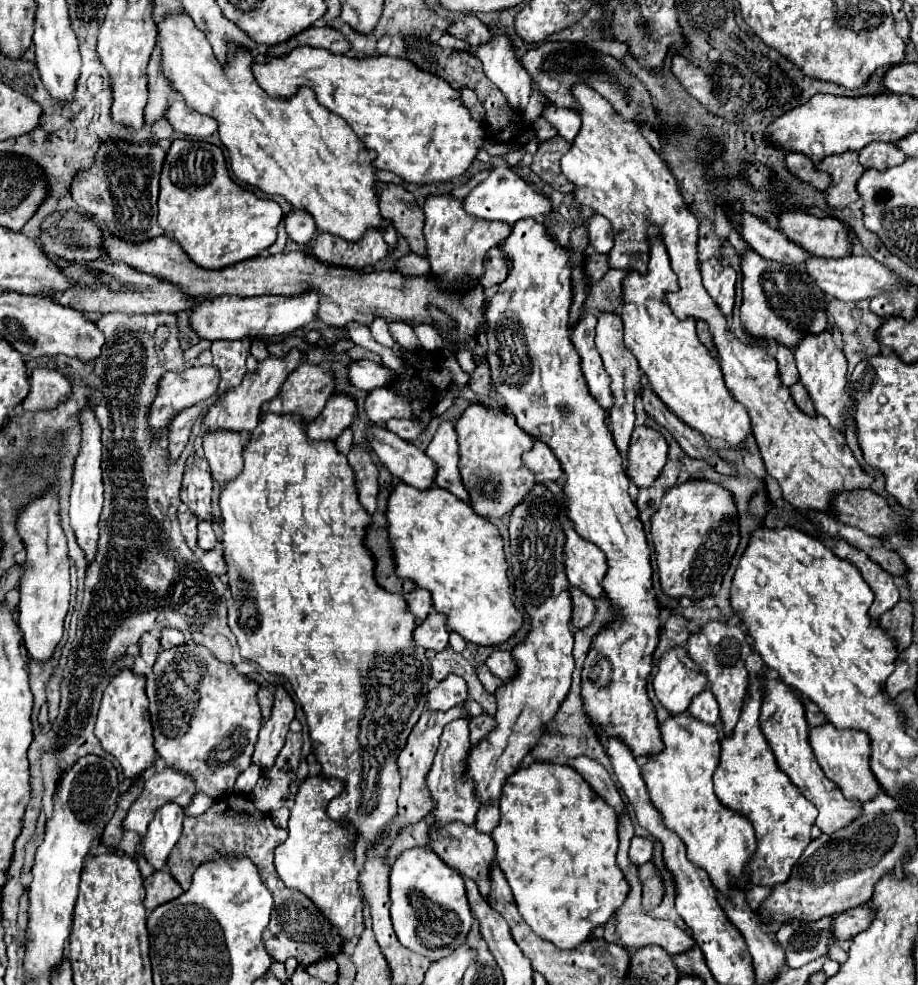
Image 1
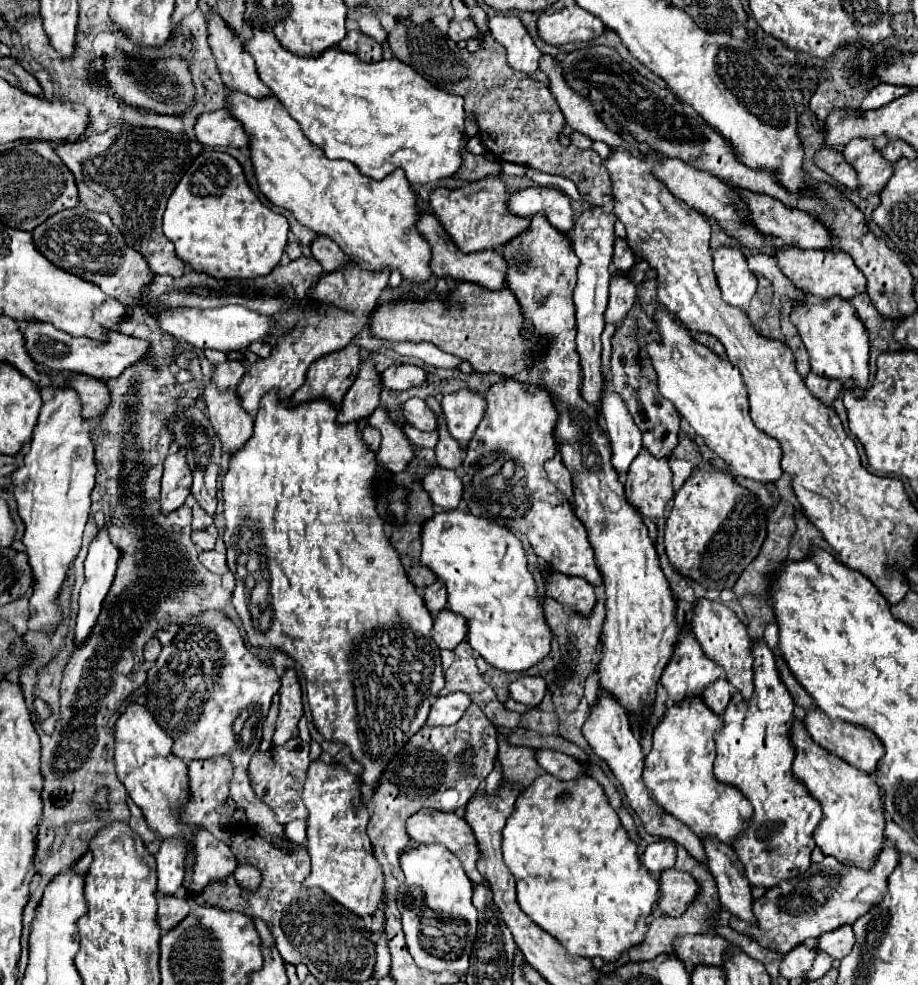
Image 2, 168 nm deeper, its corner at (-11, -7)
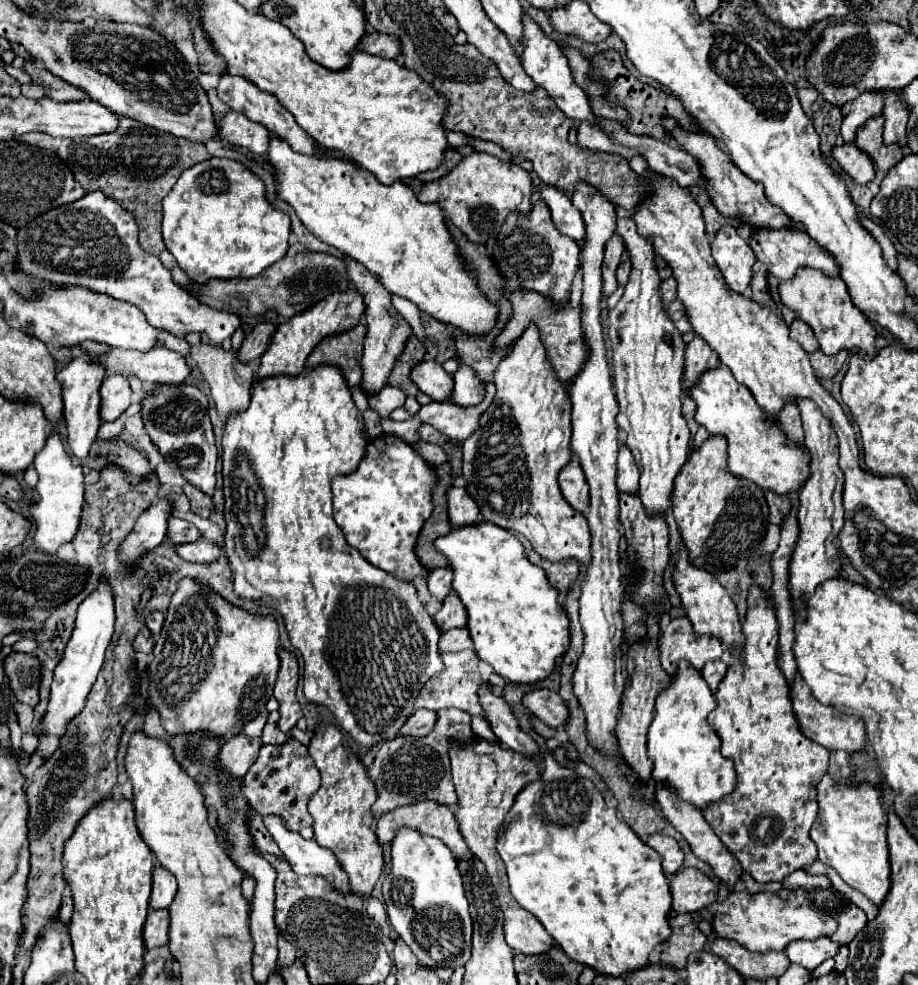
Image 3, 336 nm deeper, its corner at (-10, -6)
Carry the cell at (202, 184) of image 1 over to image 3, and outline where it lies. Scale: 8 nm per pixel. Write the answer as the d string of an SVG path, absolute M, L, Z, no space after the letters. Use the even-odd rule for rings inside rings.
M211 158L185 170L171 194L163 200L165 246L175 256L179 268L195 284L207 284L213 278L231 280L259 276L259 272L287 254L289 224L289 216L267 202L263 180L237 160L229 158Z

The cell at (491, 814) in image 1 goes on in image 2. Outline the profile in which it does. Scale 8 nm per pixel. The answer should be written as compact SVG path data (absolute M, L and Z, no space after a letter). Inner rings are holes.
M498 761L494 763L494 769L485 779L485 791L490 794L497 792L502 782L502 767Z

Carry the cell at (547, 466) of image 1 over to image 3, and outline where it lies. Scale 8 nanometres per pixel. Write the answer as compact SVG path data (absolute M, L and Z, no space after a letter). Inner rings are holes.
M573 456L573 460L559 472L559 486L565 496L565 500L579 512L585 512L589 506L589 486L583 476L579 460Z

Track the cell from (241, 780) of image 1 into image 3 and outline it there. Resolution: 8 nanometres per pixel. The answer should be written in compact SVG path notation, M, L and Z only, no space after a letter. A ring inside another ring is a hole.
M267 708L261 710L255 718L251 718L251 720L247 722L247 726L243 728L243 732L245 732L247 736L261 736L261 732L263 732L263 728L265 728L265 722L267 722L267 716L269 716L269 710L267 710Z

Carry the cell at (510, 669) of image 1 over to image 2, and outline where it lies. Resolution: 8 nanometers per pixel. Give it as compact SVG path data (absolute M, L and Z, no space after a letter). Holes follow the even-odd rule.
M538 675L518 677L516 681L510 683L510 697L530 707L536 707L546 693L548 693L548 683Z

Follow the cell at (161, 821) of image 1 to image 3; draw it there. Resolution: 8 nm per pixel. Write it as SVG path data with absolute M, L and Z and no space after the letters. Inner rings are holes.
M155 866L153 870L153 892L149 898L149 908L153 910L167 910L175 898L177 892L177 882L173 876L169 876L169 872L161 866Z

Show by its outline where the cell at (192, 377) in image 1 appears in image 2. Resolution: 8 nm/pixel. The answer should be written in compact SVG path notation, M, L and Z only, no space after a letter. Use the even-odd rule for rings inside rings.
M226 361L214 369L212 381L220 391L222 389L228 391L228 389L236 389L236 385L244 377L244 373L246 373L246 369L244 369L244 365L240 365L240 361Z

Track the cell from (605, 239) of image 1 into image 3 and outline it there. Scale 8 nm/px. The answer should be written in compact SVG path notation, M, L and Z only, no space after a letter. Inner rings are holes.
M625 252L625 254L621 256L621 264L619 264L619 268L617 268L617 284L619 284L619 286L625 286L625 284L627 284L629 272L631 272L631 262L629 262L627 252Z

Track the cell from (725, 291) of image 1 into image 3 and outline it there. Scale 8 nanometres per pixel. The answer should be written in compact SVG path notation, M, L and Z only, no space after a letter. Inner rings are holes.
M725 224L715 234L711 248L713 248L713 258L723 278L727 280L727 286L733 292L743 294L751 284L753 276L751 266L755 264L755 254L749 248L747 240L743 240L731 224Z

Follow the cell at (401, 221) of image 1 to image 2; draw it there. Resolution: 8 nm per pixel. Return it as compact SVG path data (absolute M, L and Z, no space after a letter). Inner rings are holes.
M422 213L416 221L416 229L418 233L430 243L432 247L432 273L436 277L446 277L450 275L452 279L462 279L462 281L472 281L476 285L482 285L486 289L502 289L508 277L508 263L504 261L504 257L496 251L478 251L478 253L460 253L460 249L456 249L456 245L450 241L450 237L446 237L446 231L442 229L442 225L438 223L438 219L430 213Z

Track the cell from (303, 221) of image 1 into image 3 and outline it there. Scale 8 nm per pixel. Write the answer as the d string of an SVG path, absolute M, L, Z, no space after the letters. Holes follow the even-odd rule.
M345 258L345 264L347 264L347 274L351 282L355 284L355 288L361 292L365 300L365 318L367 318L369 330L365 336L365 350L363 350L363 360L361 360L361 366L363 366L361 384L369 394L375 394L387 384L387 378L395 366L395 360L405 350L405 344L413 332L411 332L411 326L403 320L403 316L395 310L391 302L391 294L383 288L383 284L379 284L379 280L371 272L367 272L367 268L363 268L359 262Z

